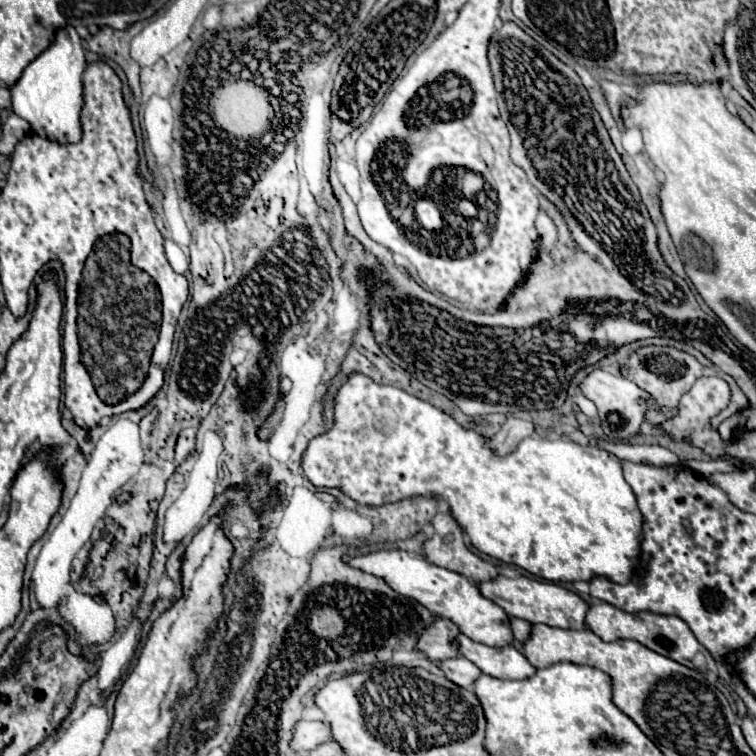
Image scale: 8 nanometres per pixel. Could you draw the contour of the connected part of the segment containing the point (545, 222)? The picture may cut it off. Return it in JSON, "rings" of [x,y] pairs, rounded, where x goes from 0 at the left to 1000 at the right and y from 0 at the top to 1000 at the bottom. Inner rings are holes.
{"rings":[[[718,278],[710,286],[710,304],[713,304],[713,312],[716,312],[718,328],[724,333],[729,333],[734,328],[734,320],[737,320],[737,302],[734,302],[734,296],[729,294],[729,288]]]}

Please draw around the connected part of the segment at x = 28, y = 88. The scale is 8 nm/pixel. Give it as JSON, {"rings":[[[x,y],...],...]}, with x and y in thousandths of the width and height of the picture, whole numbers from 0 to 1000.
{"rings":[[[83,34],[73,42],[67,61],[33,87],[25,106],[12,114],[15,143],[33,156],[44,175],[67,185],[102,188],[107,185],[107,101],[112,95],[112,66],[97,34]]]}

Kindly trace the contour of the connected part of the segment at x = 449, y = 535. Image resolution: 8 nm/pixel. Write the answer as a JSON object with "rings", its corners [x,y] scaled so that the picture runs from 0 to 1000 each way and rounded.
{"rings":[[[583,675],[573,685],[575,706],[562,717],[562,735],[567,743],[612,759],[628,770],[644,770],[657,765],[657,751],[649,743],[636,741],[612,717],[612,698],[597,683],[594,675]]]}

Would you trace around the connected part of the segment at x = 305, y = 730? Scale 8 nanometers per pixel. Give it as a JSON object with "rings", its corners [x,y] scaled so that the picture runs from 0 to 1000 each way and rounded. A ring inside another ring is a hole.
{"rings":[[[401,952],[390,963],[390,974],[388,974],[385,987],[393,995],[409,995],[417,987],[422,987],[427,981],[435,981],[435,979],[440,979],[440,974],[438,974],[438,966],[430,955],[425,955],[425,952],[414,952],[414,955]]]}

